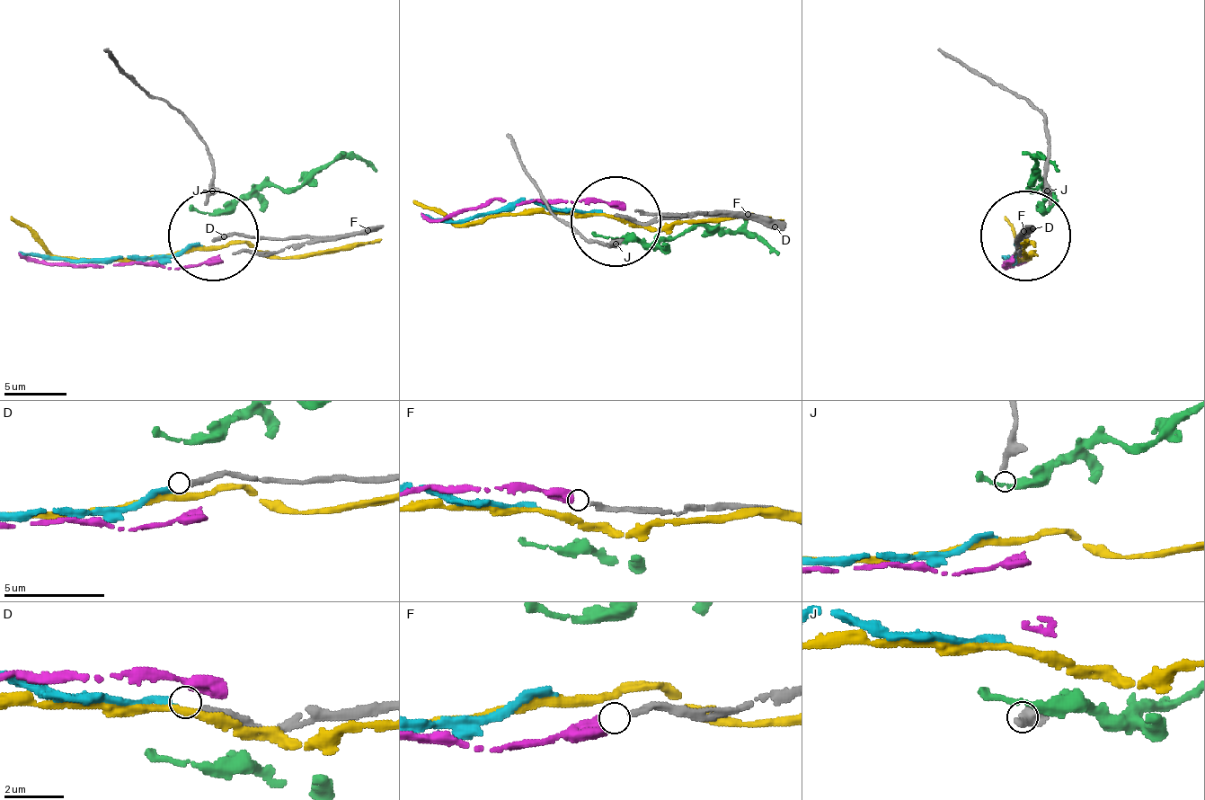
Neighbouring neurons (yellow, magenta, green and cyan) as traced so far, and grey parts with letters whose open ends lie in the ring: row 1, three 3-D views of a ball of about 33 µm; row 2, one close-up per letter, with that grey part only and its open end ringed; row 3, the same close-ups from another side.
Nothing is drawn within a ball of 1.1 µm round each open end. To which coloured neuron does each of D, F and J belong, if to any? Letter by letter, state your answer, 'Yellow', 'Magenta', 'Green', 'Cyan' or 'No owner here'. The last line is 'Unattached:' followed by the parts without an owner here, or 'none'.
D: Cyan
F: Magenta
J: No owner here
Unattached: J

